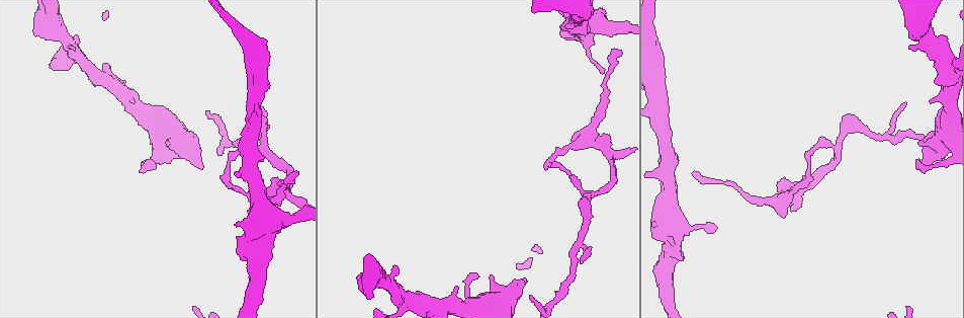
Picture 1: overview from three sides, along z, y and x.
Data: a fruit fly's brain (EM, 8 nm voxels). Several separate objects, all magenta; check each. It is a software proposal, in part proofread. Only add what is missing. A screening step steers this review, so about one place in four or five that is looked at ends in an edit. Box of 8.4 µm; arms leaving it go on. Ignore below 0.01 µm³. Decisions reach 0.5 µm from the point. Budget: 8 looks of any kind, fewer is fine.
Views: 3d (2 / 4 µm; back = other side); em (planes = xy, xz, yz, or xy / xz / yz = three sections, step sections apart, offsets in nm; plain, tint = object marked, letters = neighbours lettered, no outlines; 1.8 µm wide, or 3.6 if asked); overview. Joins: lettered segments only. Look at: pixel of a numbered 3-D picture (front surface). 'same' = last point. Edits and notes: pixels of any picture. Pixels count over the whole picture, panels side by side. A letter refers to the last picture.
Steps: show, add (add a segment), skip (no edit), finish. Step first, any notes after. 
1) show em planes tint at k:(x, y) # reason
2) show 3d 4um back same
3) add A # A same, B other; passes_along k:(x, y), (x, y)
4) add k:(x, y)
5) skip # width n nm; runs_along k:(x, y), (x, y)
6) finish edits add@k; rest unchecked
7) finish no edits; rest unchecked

show em planes tint at 1:(200, 167) # free end

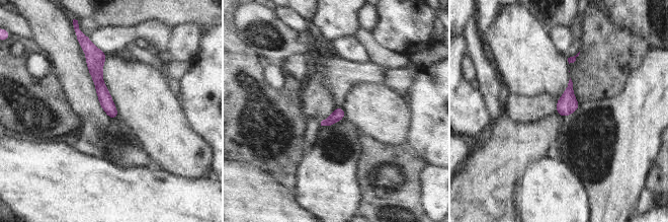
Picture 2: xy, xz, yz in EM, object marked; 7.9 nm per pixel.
show em planes letters same

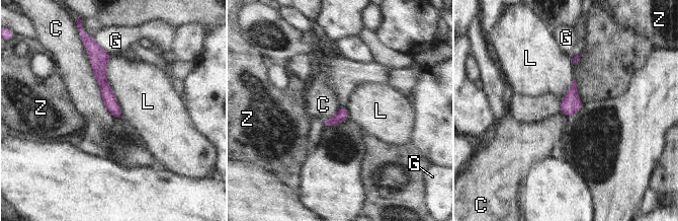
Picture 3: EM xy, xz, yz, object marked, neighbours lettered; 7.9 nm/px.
skip # longest_contact L 500 nm; C other, G other, L other, Z other; none of them fits

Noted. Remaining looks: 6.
show 3d 2um back at 1:(579, 241) # arms part here

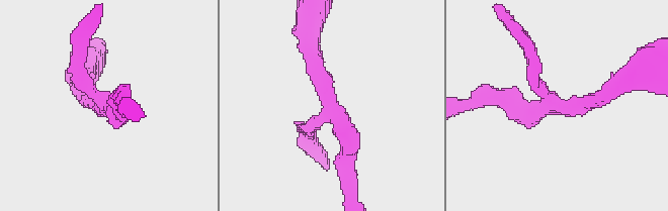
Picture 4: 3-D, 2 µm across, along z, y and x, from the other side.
show em planes letters at 4:(557, 104) # need the tissue

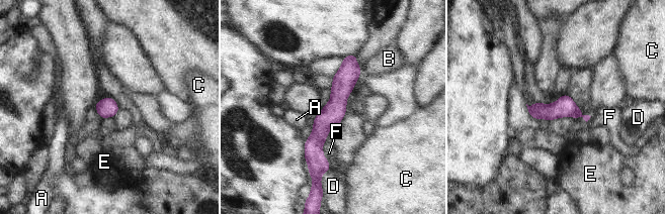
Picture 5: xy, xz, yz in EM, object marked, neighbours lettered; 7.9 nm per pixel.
skip # longest_contact F 220 nm; A other, B other, C other, D other, E other, F other; no lettered segment goes on from it

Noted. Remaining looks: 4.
show 3d 2um at 1:(784, 217) # branch stops here

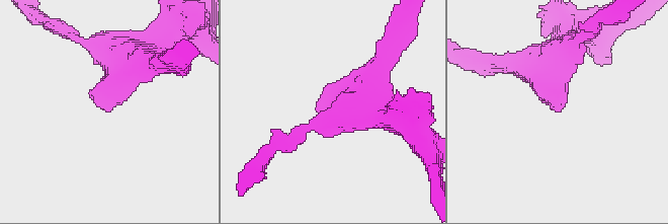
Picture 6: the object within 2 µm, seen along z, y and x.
show em planes plain at 6:(558, 109) # arms 3; arm_widths 200, 240, 240 nm

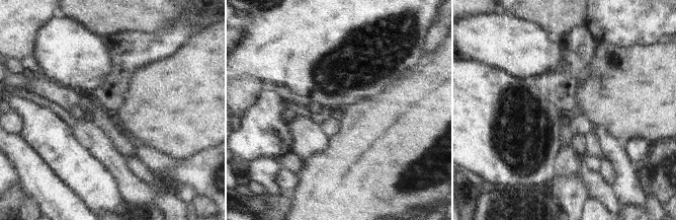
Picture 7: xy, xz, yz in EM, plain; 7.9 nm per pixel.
show em planes letters same # what lies round it

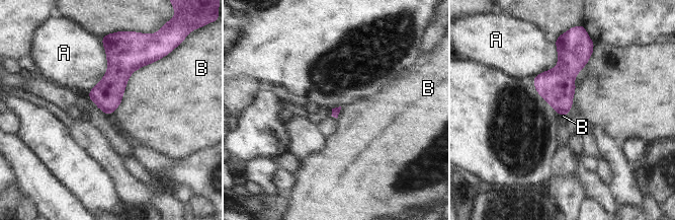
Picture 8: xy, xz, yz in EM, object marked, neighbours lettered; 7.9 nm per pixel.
skip # A other, B other; border 8:(156, 60), (136, 69), (129, 78); none of them fits

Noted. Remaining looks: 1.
finish no edits; rest unchecked

